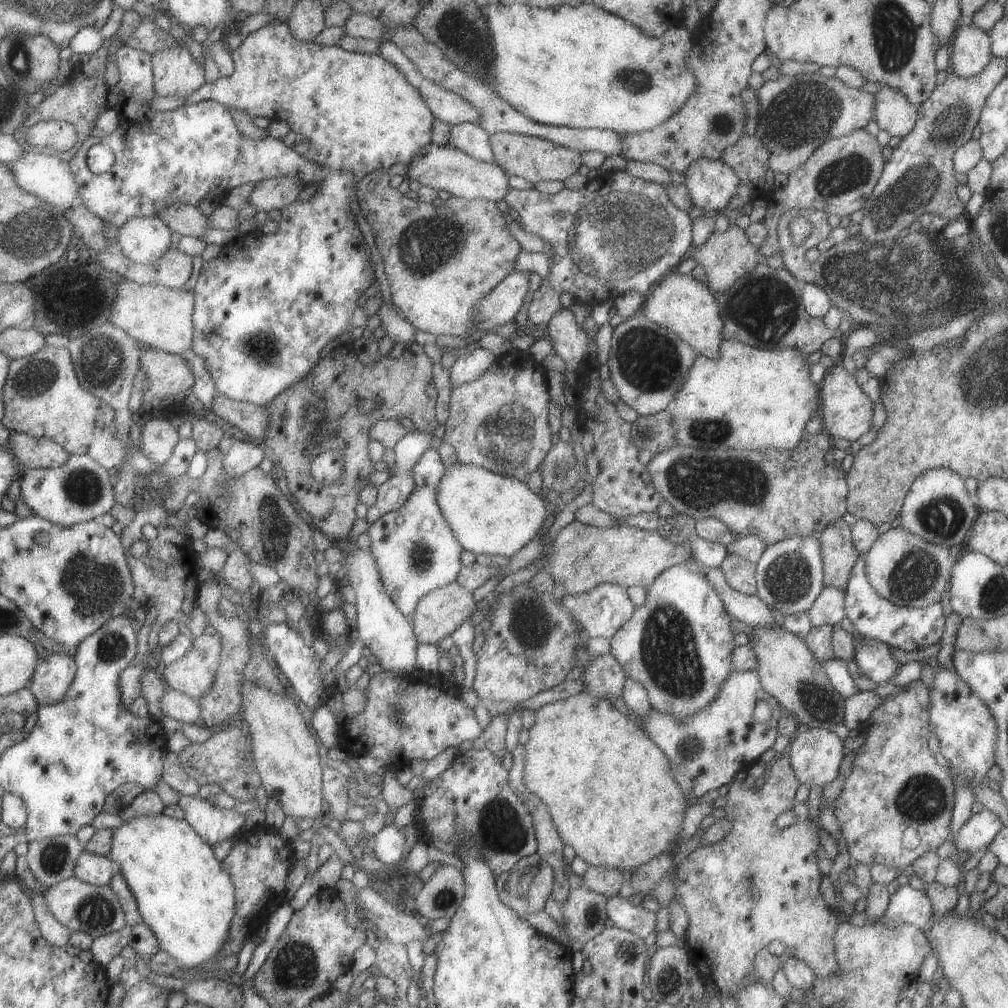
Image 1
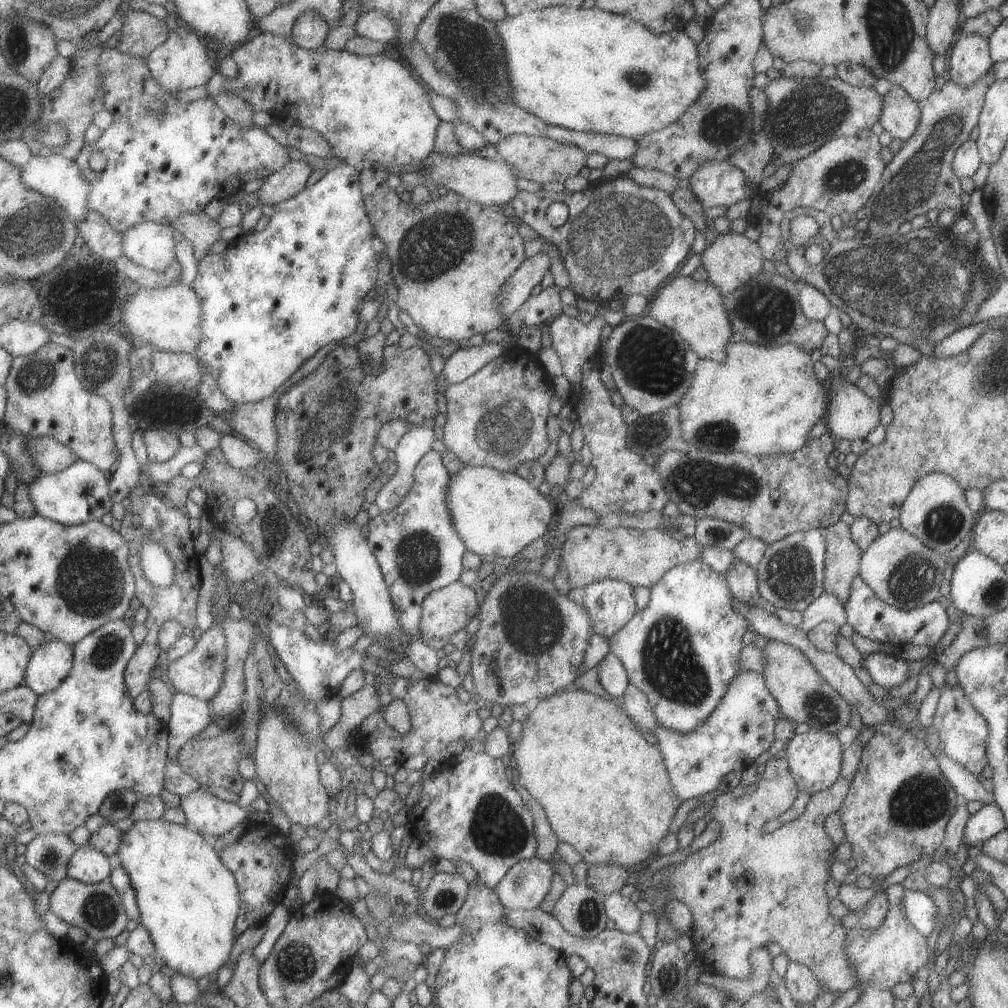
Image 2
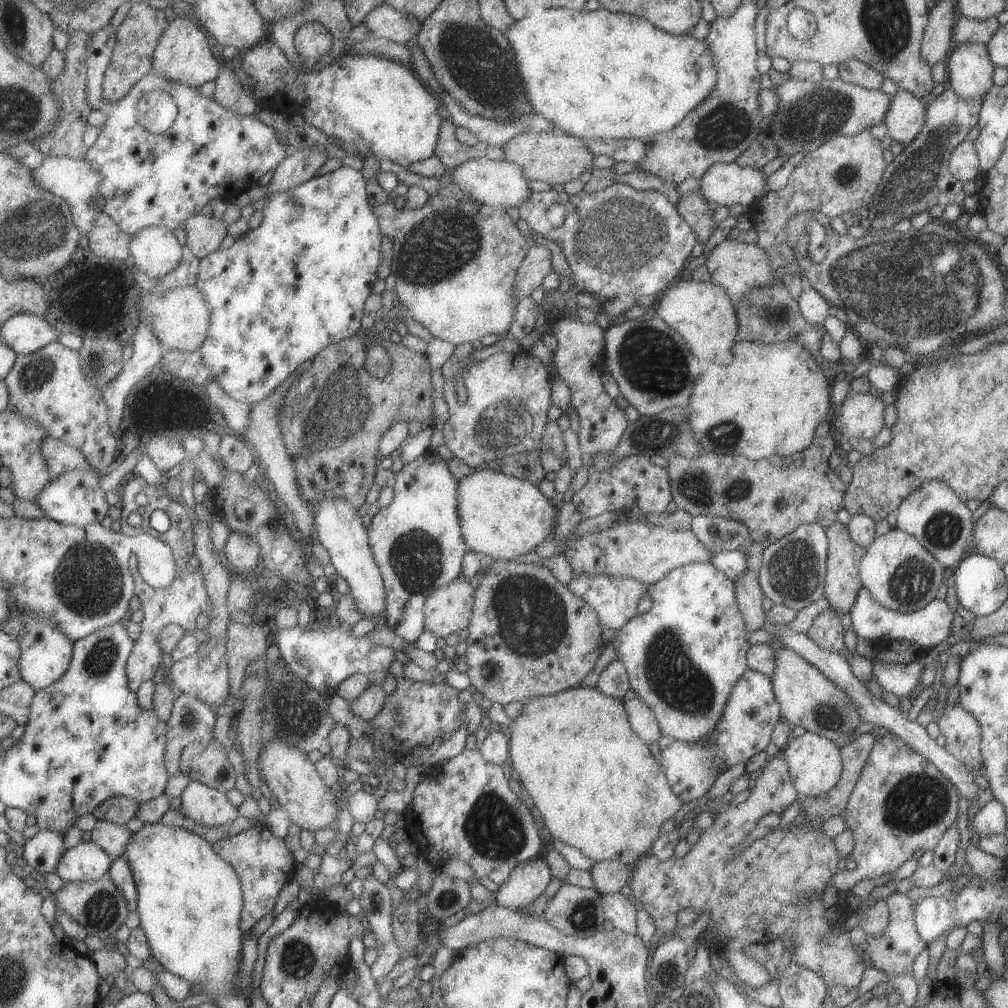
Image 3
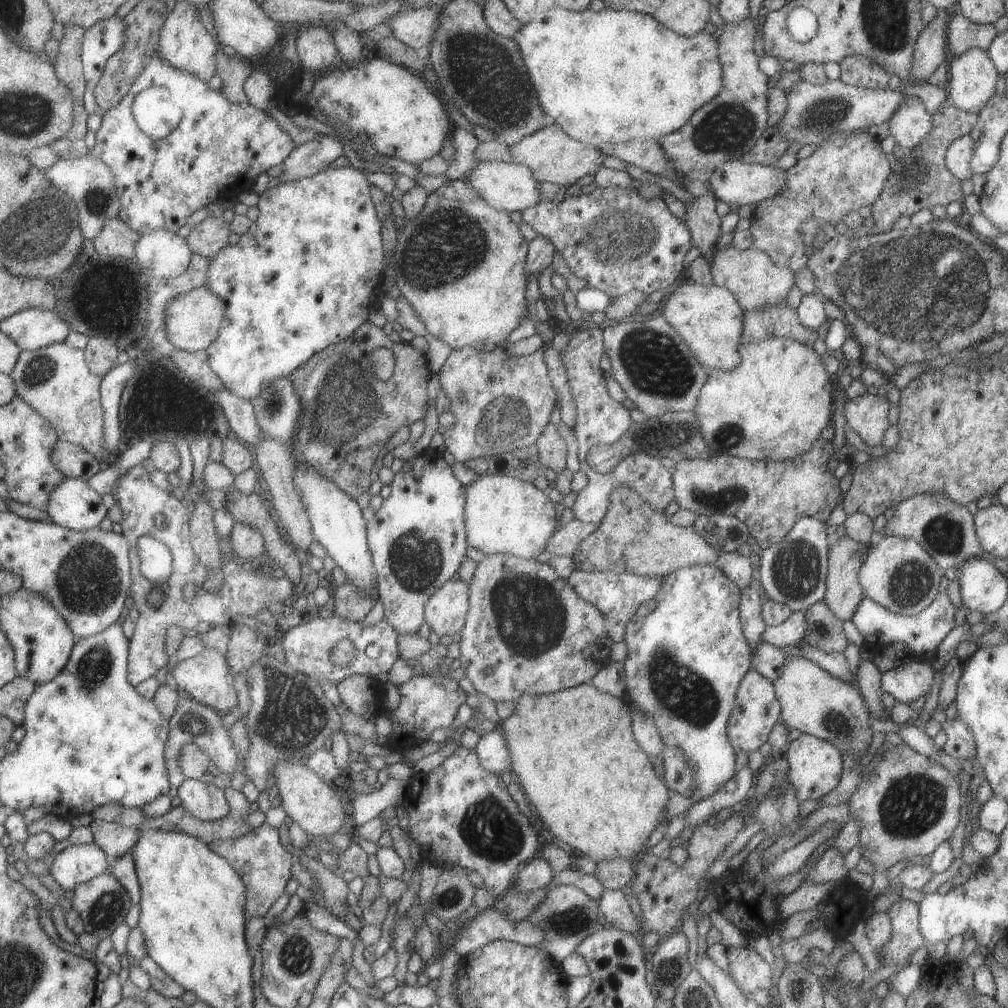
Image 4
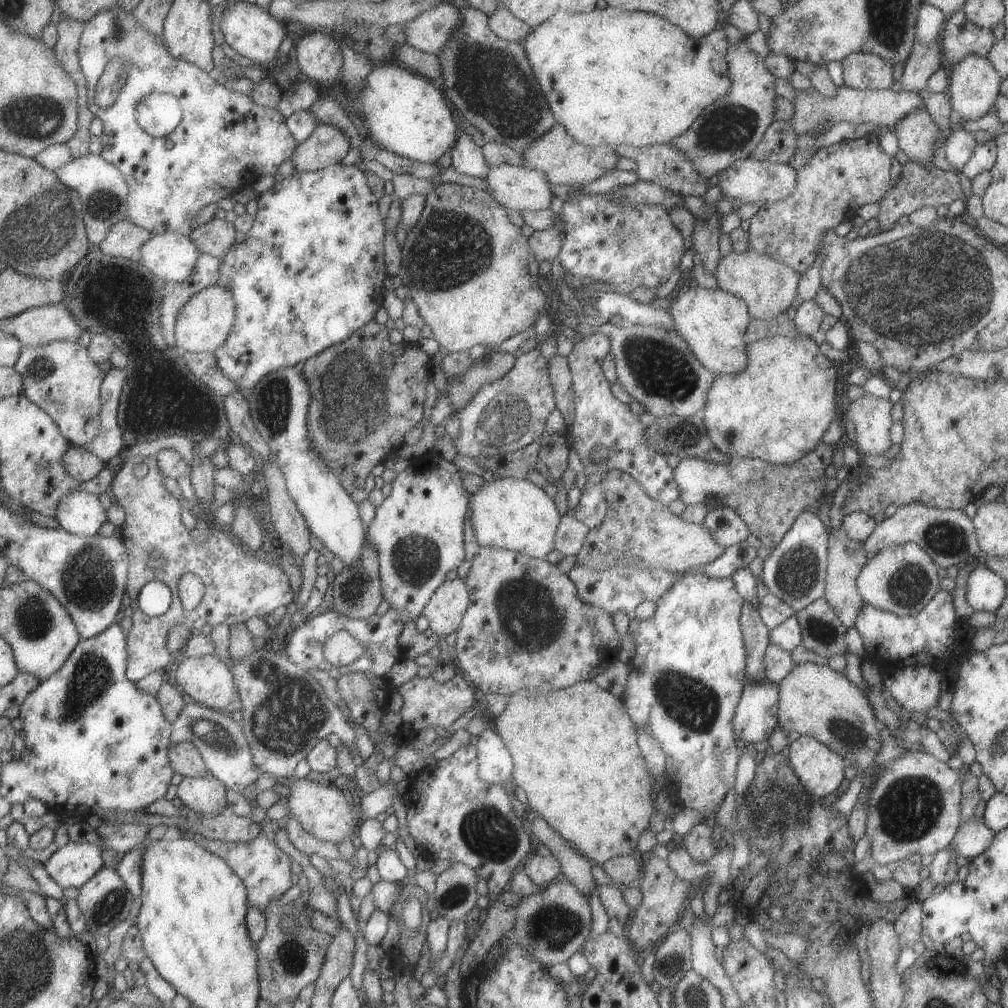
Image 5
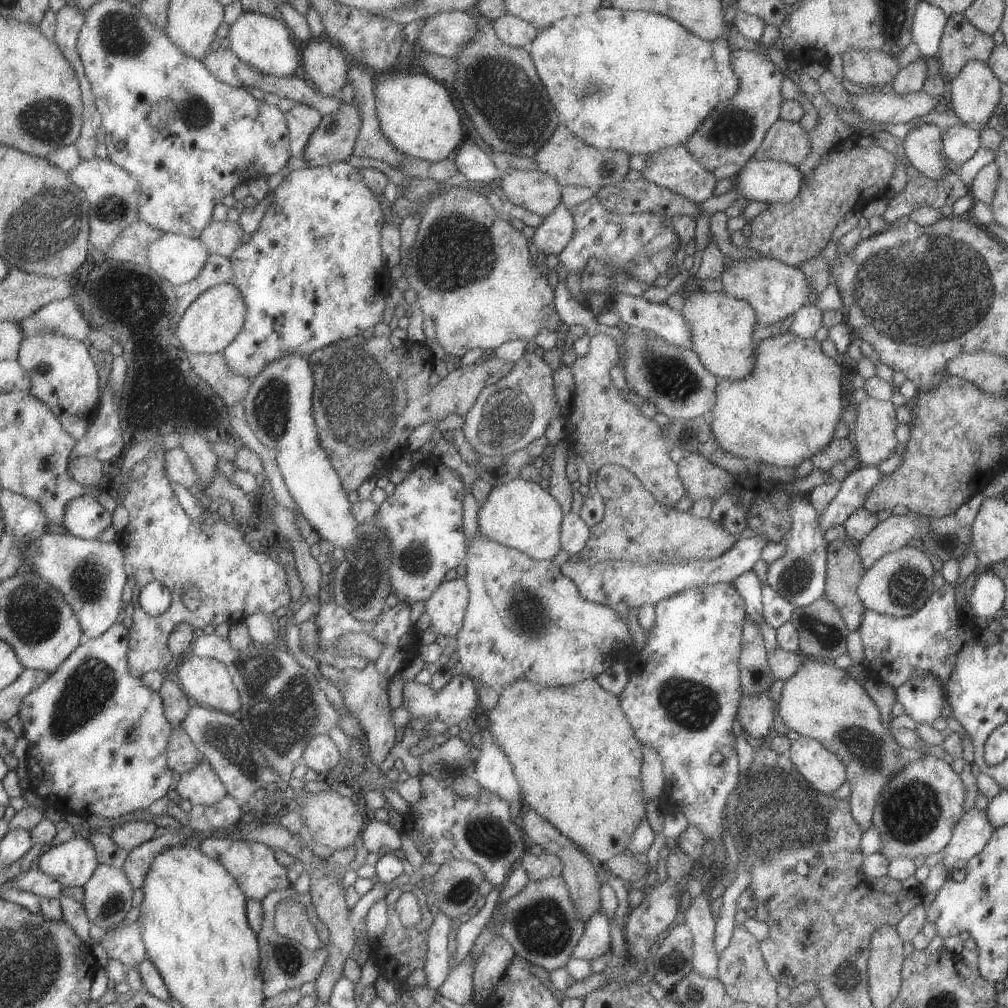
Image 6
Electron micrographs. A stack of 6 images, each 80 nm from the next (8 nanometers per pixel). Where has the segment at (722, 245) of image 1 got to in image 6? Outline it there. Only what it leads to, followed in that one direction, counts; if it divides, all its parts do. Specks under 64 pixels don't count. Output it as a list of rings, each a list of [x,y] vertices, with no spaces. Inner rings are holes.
[[[769,257],[733,261],[720,274],[722,290],[727,296],[744,300],[753,309],[757,323],[770,325],[781,322],[808,302],[806,276],[797,268]]]

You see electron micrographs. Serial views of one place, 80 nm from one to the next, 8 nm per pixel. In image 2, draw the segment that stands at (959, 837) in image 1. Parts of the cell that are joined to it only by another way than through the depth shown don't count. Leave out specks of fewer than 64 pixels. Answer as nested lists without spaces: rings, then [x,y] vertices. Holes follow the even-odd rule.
[[[983,804],[965,824],[963,832],[963,844],[972,847],[982,844],[987,838],[994,836],[997,832],[1006,829],[1002,811],[996,804]]]

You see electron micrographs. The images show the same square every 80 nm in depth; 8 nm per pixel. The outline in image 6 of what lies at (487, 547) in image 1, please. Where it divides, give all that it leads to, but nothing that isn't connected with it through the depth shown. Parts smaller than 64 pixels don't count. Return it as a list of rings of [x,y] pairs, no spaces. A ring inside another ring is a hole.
[[[517,477],[490,488],[478,505],[477,532],[536,561],[550,560],[560,550],[561,521],[562,512],[557,501],[539,484]]]

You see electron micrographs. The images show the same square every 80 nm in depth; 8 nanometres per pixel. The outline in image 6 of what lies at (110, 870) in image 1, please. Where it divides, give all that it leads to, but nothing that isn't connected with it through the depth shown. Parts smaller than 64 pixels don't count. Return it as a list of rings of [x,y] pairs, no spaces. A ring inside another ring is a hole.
[[[74,836],[72,839],[47,848],[38,858],[35,867],[41,869],[45,874],[57,879],[63,886],[79,886],[82,889],[92,879],[93,874],[100,866],[99,853],[95,845],[83,837]]]

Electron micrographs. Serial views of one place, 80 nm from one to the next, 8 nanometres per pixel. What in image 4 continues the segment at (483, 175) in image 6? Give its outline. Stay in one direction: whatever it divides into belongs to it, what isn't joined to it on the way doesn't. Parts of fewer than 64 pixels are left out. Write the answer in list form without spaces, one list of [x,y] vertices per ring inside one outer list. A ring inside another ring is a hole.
[[[454,127],[451,132],[454,160],[449,163],[445,172],[446,181],[460,179],[474,167],[477,160],[474,158],[474,149],[479,144],[474,136],[463,128]]]

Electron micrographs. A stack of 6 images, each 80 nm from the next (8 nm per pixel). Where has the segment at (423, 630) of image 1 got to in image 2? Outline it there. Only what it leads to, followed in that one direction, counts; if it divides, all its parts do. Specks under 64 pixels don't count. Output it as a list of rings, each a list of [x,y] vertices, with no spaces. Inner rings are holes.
[[[459,580],[433,590],[421,604],[419,637],[446,639],[463,631],[478,609],[474,590]]]

